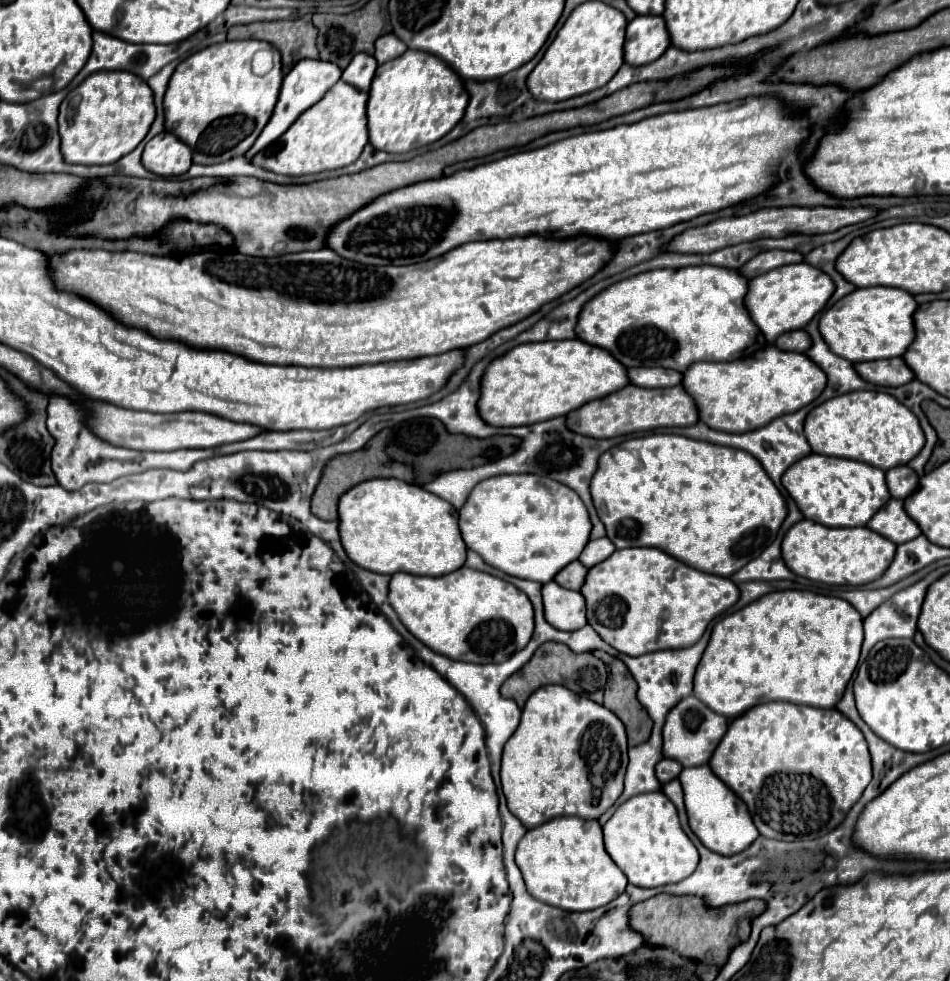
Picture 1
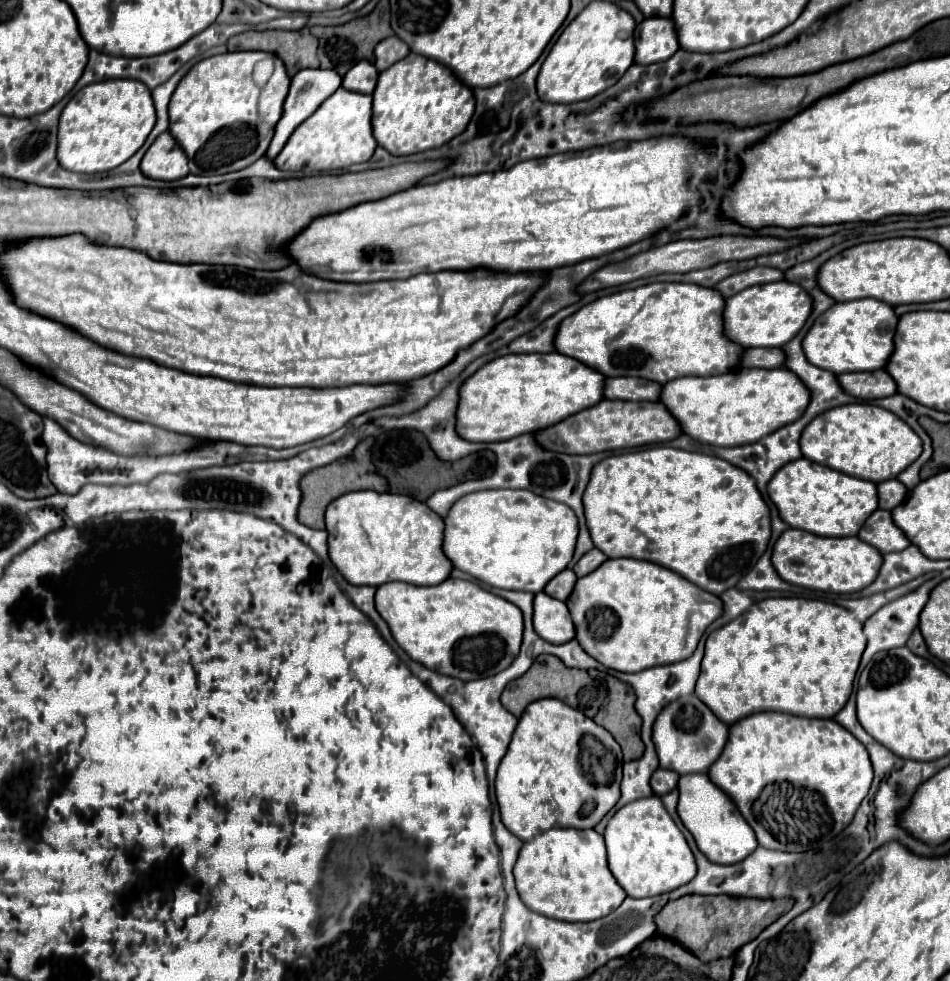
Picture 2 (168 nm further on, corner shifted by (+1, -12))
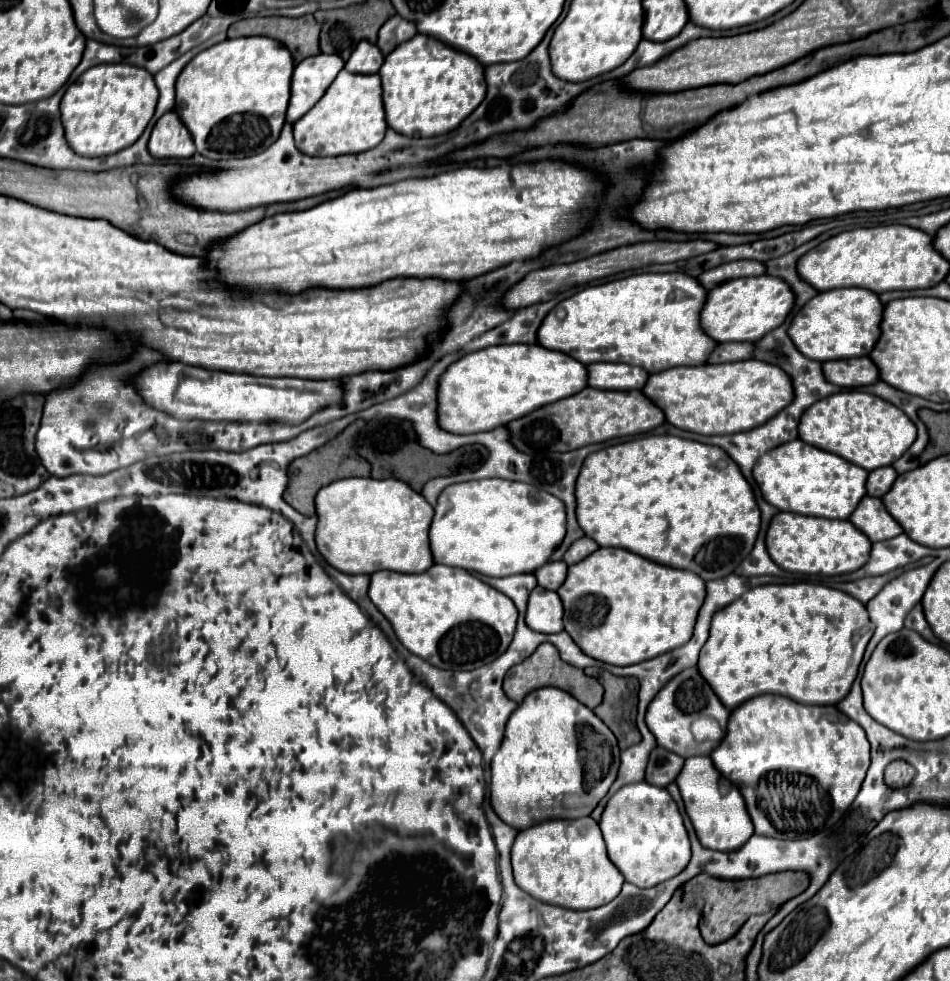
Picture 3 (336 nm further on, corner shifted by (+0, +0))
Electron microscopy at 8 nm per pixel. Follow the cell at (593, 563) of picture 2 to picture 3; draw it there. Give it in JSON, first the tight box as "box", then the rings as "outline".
{"box":[563,537,599,565],"outline":[[[581,537],[581,539],[577,539],[577,541],[575,541],[567,551],[565,551],[563,561],[565,561],[567,565],[579,563],[579,561],[585,559],[587,555],[591,555],[597,547],[599,547],[599,545],[593,543],[593,539],[589,539],[589,537]]]}

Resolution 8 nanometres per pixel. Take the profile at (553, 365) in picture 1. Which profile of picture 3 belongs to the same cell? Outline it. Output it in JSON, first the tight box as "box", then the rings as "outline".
{"box":[437,345,585,435],"outline":[[[495,345],[463,355],[439,377],[437,423],[443,431],[465,435],[491,431],[537,407],[585,389],[585,365],[541,345]]]}

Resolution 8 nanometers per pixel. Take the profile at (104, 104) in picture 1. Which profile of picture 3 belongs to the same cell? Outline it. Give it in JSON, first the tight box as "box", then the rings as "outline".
{"box":[61,63,157,157],"outline":[[[115,63],[87,69],[67,87],[61,101],[61,121],[69,145],[85,157],[113,155],[133,145],[155,113],[157,95],[153,75],[141,67]]]}

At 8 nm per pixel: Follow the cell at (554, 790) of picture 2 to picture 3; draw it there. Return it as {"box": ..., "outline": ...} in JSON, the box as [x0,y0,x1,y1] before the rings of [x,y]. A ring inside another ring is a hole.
{"box":[491,687,619,829],"outline":[[[541,687],[531,691],[521,703],[519,707],[511,713],[507,725],[505,725],[505,733],[503,733],[503,741],[499,751],[493,757],[491,763],[491,807],[493,811],[511,827],[515,829],[527,829],[529,825],[535,825],[539,821],[545,819],[553,819],[553,817],[585,817],[589,815],[595,805],[605,797],[605,793],[609,791],[611,783],[617,777],[617,767],[619,767],[619,759],[617,759],[617,739],[615,735],[609,731],[609,727],[585,705],[581,705],[573,695],[569,695],[567,691],[561,691],[557,687]],[[577,725],[591,725],[591,729],[595,733],[599,733],[611,747],[611,763],[601,767],[601,773],[593,773],[593,787],[585,787],[585,775],[583,775],[583,765],[579,759],[579,739],[577,739]],[[569,797],[579,797],[583,801],[583,805],[573,807]]]}

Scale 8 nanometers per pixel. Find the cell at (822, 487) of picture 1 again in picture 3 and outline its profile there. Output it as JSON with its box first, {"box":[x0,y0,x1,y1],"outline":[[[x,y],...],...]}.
{"box":[753,439,867,519],"outline":[[[801,439],[787,441],[763,453],[753,467],[753,477],[763,499],[779,511],[829,519],[847,519],[857,503],[865,497],[867,483],[867,471],[863,467],[817,449]]]}

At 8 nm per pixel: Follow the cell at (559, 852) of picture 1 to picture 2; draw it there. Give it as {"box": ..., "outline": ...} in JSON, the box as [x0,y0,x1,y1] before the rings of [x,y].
{"box":[516,829,626,921],"outline":[[[552,829],[524,843],[516,861],[516,889],[528,909],[560,921],[594,921],[622,905],[626,891],[606,865],[604,837],[594,829]]]}

